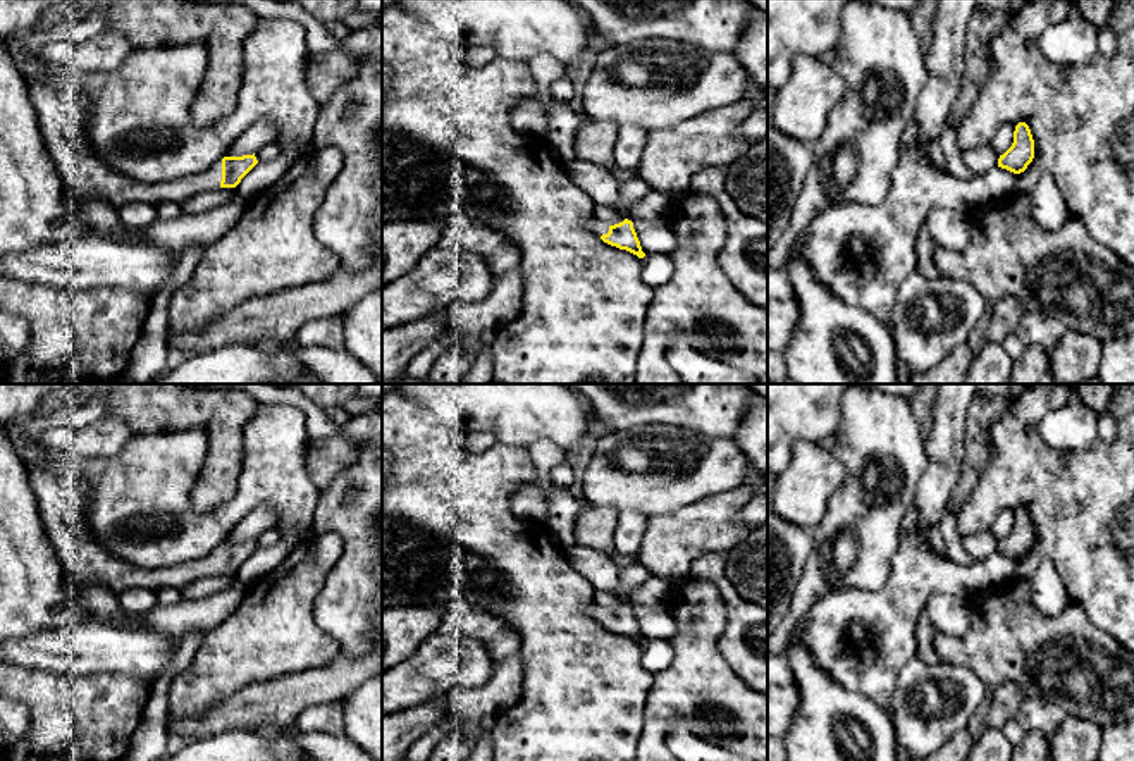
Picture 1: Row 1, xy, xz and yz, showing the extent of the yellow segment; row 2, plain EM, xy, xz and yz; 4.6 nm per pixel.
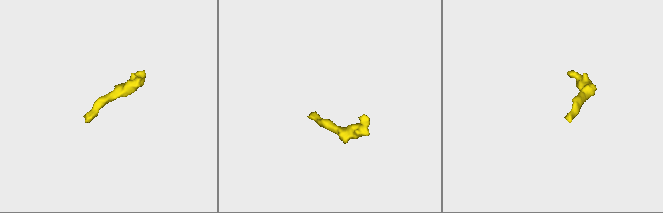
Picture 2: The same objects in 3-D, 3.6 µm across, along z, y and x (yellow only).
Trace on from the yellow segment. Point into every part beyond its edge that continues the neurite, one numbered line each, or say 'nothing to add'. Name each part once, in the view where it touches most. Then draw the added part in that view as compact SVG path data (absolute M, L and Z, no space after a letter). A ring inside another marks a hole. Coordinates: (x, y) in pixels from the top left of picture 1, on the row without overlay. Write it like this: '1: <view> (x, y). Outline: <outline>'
1: xy (62, 505). Outline: M45 465L29 468L29 484L60 566L77 587L102 584L119 596L129 587L184 589L194 580L220 573L222 546L201 560L174 566L139 568L131 565L93 537L88 520L89 489L83 480L60 480Z

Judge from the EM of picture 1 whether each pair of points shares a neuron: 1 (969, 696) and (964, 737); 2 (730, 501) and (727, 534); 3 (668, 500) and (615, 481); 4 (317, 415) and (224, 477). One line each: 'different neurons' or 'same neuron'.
1: different neurons
2: same neuron
3: same neuron
4: different neurons

